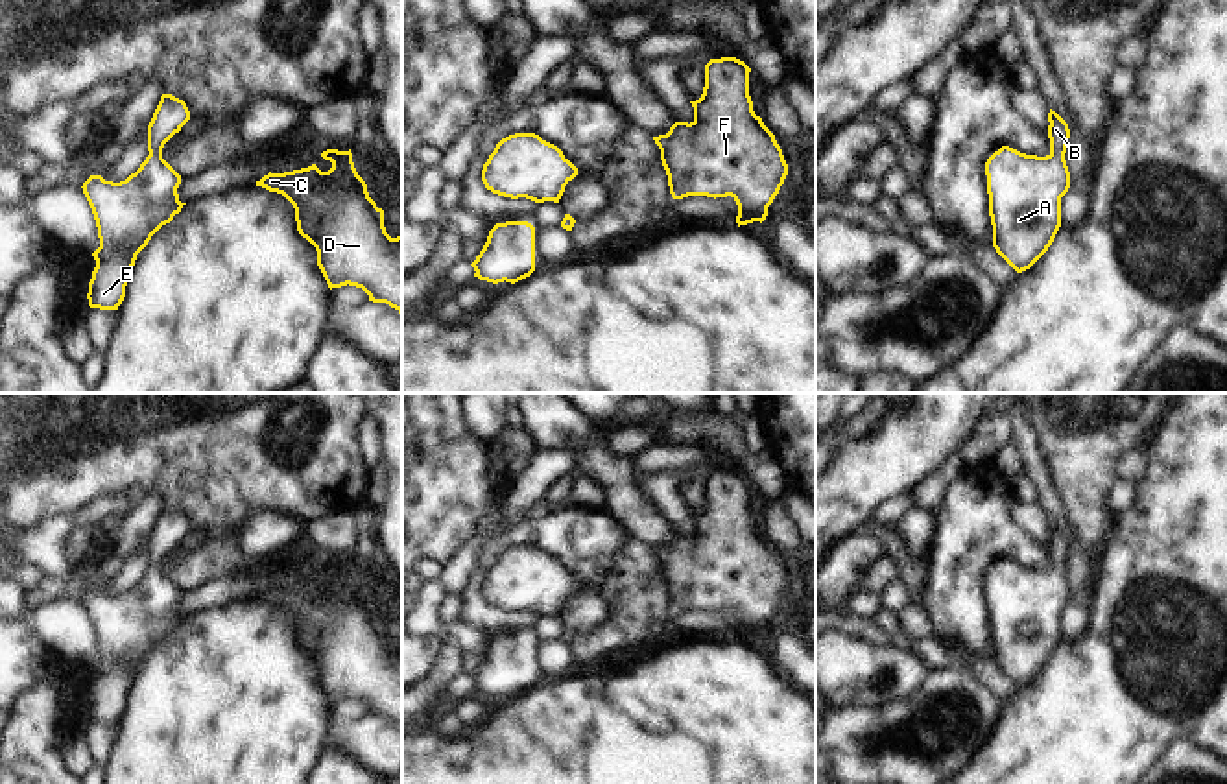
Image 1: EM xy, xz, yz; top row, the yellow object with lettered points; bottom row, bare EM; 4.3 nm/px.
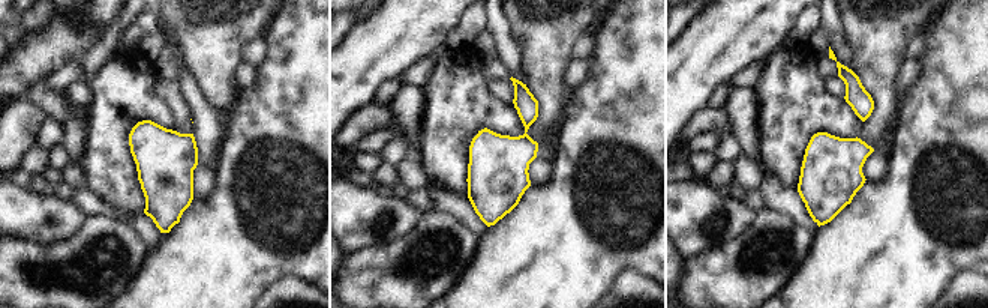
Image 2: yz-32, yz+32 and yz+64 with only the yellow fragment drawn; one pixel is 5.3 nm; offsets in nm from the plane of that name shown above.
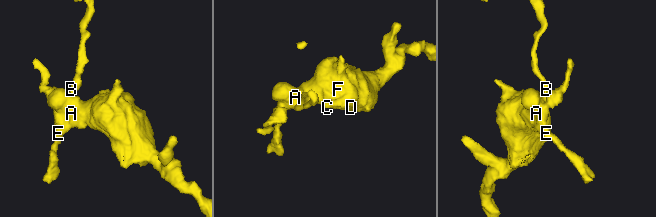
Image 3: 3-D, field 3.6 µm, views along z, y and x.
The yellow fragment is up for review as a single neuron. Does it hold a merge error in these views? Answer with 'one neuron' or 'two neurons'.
one neuron

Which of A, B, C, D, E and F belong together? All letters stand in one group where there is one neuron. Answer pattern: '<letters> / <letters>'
A B C D E F

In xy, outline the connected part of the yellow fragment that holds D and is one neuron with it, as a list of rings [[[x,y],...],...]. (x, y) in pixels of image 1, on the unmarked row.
[[[327,563],[328,585],[316,577],[268,587],[256,600],[282,607],[295,622],[297,644],[317,664],[328,701],[356,699],[369,714],[386,716],[402,729],[402,647],[391,651],[384,624],[369,611],[352,566]]]

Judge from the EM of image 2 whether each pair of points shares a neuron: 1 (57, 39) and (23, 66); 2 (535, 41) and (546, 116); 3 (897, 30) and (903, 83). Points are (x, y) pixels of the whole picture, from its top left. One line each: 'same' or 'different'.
1: same
2: same
3: different

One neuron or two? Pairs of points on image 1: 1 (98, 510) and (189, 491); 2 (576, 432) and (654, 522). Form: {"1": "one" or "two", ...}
{"1": "two", "2": "one"}

